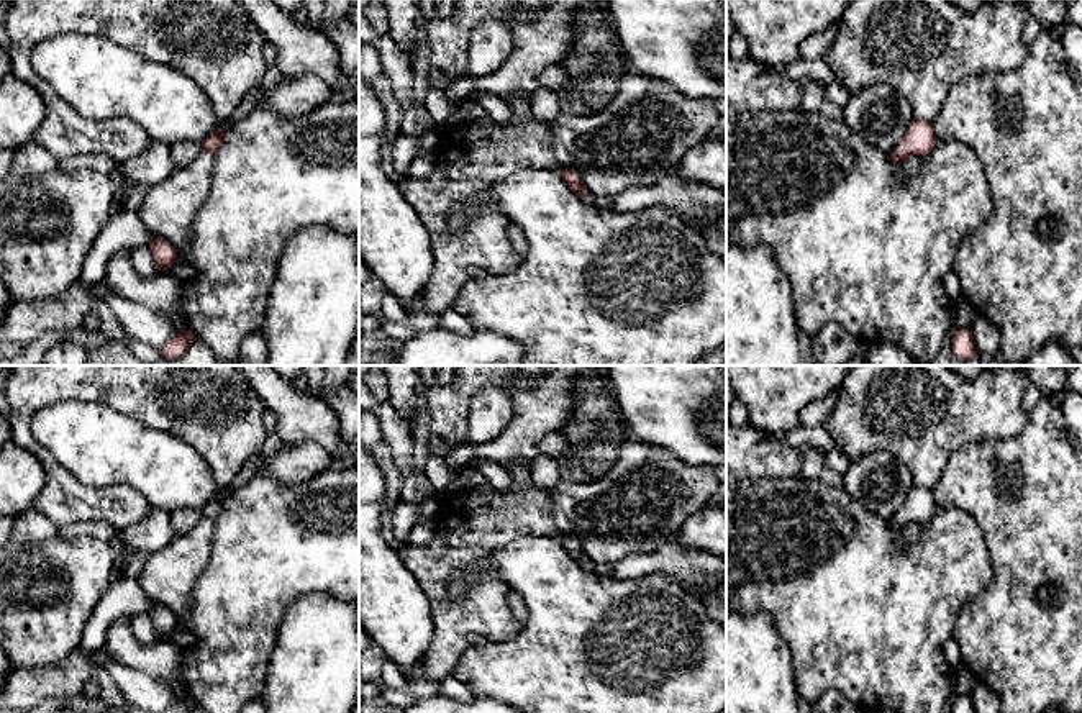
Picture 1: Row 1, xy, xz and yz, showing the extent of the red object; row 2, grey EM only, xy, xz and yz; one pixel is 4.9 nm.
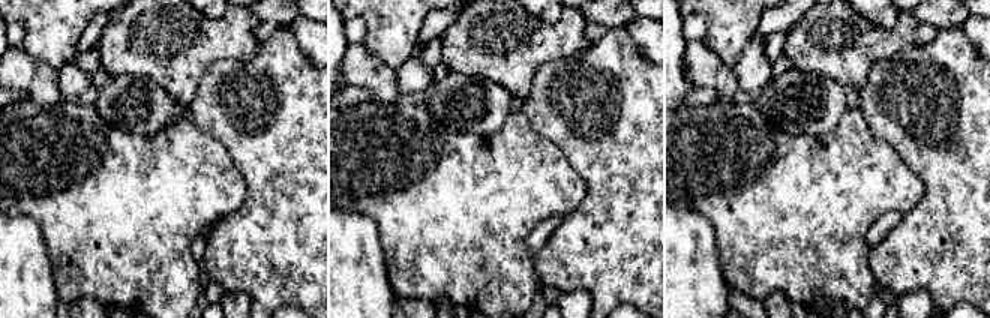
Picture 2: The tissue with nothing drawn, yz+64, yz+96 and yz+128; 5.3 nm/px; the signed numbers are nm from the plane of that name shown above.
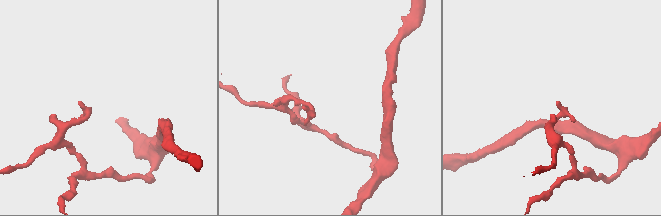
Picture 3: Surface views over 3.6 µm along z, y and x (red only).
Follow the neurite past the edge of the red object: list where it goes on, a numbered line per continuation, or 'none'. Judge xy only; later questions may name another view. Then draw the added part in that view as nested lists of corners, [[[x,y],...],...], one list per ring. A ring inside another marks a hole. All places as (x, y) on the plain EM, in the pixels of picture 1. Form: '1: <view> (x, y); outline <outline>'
1: xy (272, 441); outline [[[277,428],[270,429],[261,449],[246,461],[238,475],[230,482],[230,485],[226,487],[228,492],[244,487],[252,477],[256,477],[259,472],[259,462],[264,457],[274,454],[282,444],[284,441]]]

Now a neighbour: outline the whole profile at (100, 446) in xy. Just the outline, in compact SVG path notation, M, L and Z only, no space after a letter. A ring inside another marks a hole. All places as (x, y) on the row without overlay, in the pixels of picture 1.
M79 400L54 403L34 415L31 434L82 484L97 488L130 485L152 506L166 511L202 510L210 500L226 495L226 488L215 482L207 461L197 449L105 403Z

